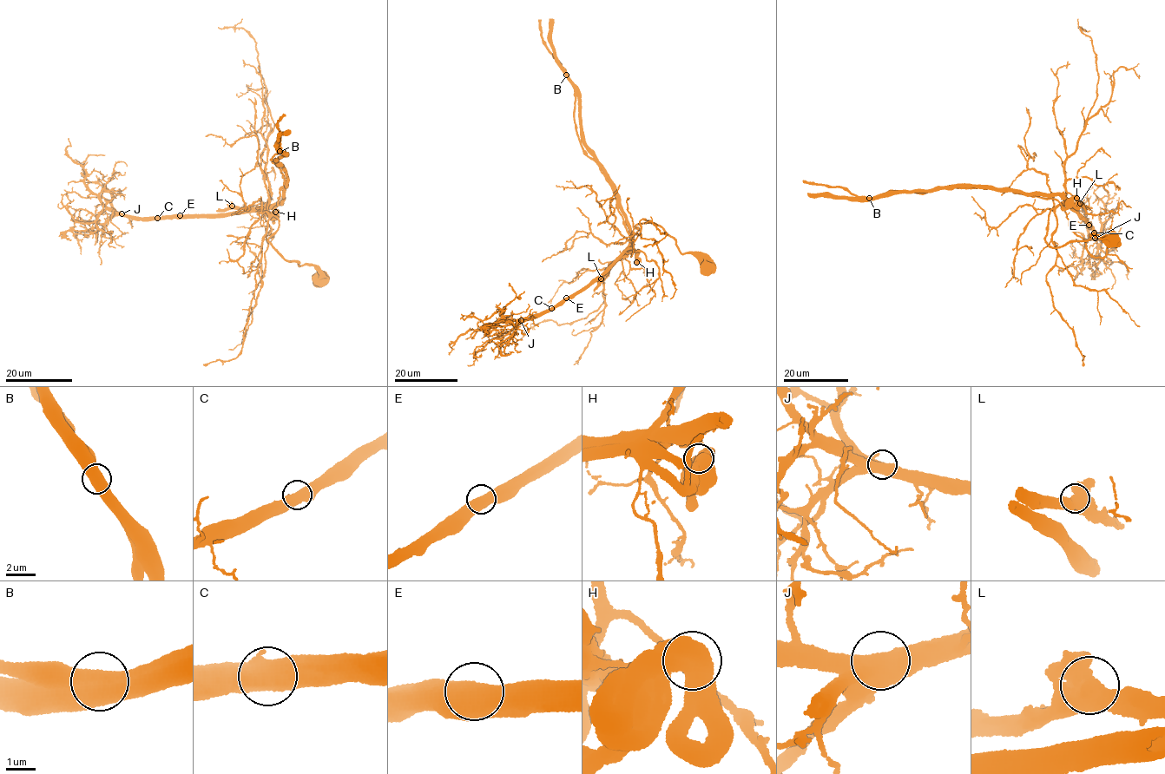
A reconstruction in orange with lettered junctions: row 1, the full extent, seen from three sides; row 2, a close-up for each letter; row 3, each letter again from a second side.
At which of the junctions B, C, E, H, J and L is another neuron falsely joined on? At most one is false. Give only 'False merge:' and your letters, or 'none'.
False merge: B

